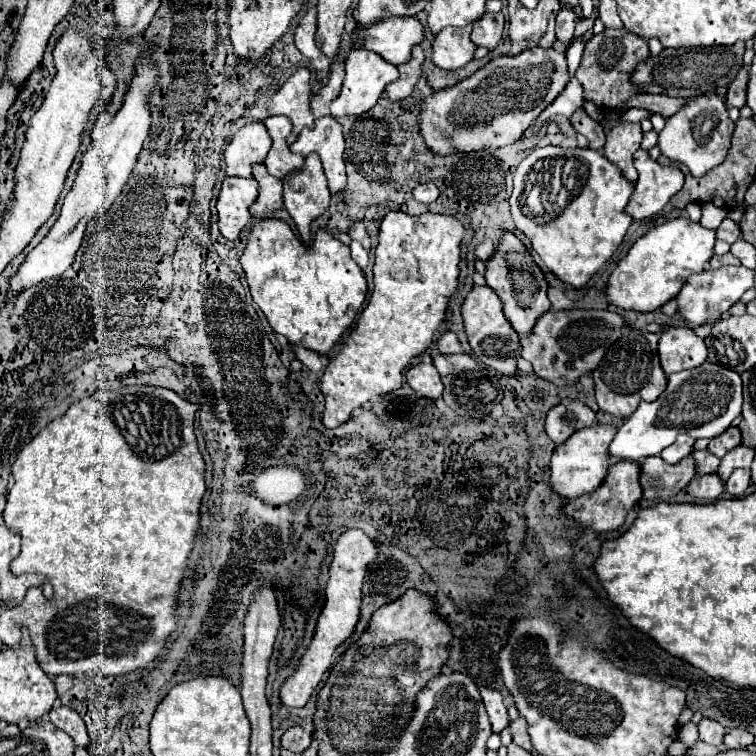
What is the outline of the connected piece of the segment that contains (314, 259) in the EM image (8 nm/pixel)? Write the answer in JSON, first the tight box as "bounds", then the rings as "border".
{"bounds":[240,220,366,354],"border":[[[262,220],[254,224],[248,234],[248,246],[240,258],[240,264],[246,274],[246,282],[250,286],[250,294],[254,302],[260,306],[264,316],[268,318],[272,330],[276,334],[286,336],[286,340],[294,346],[304,346],[318,354],[328,354],[338,340],[350,330],[356,320],[362,302],[366,300],[366,278],[358,264],[350,258],[350,248],[336,240],[330,232],[318,230],[316,240],[312,240],[306,248],[302,240],[296,238],[292,228],[282,220]]]}

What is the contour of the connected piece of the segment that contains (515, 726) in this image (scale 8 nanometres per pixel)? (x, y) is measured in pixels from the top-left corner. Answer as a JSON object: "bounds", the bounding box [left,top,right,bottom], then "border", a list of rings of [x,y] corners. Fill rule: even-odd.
{"bounds":[510,716,532,752],"border":[[[520,716],[520,718],[512,720],[510,726],[512,726],[512,738],[514,738],[514,742],[516,742],[520,748],[532,752],[532,744],[530,744],[530,736],[528,736],[528,728],[526,728],[526,720],[522,720],[522,716]]]}

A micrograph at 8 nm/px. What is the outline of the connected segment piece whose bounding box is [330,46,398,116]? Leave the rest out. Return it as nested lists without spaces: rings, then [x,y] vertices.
[[[362,46],[350,50],[350,54],[346,58],[346,78],[344,78],[344,84],[342,84],[342,92],[330,104],[332,116],[368,112],[378,102],[384,88],[388,84],[392,84],[394,80],[398,80],[398,66],[386,62],[382,56],[376,56],[376,52],[370,52],[370,50],[362,48]]]

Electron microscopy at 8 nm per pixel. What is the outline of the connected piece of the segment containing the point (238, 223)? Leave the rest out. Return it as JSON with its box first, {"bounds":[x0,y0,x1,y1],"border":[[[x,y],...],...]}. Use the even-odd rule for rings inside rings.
{"bounds":[218,178,258,240],"border":[[[226,178],[218,196],[220,232],[228,240],[238,240],[246,224],[252,220],[250,204],[258,198],[258,182],[254,178]]]}

